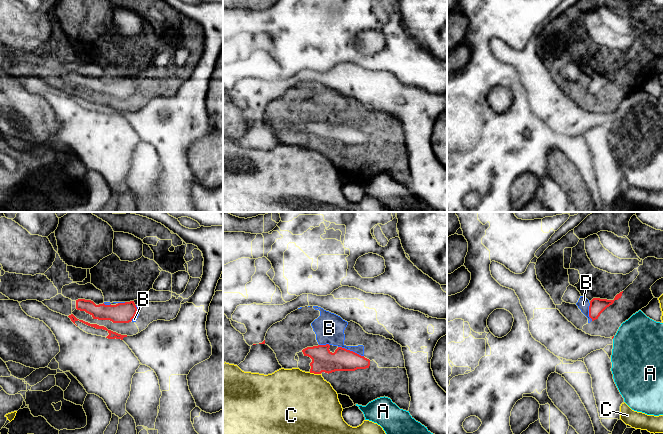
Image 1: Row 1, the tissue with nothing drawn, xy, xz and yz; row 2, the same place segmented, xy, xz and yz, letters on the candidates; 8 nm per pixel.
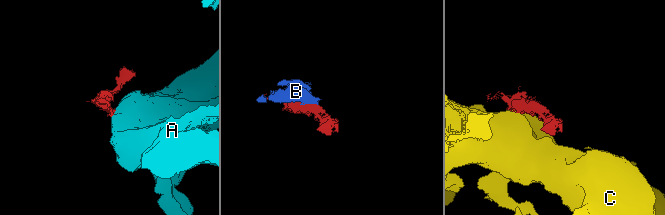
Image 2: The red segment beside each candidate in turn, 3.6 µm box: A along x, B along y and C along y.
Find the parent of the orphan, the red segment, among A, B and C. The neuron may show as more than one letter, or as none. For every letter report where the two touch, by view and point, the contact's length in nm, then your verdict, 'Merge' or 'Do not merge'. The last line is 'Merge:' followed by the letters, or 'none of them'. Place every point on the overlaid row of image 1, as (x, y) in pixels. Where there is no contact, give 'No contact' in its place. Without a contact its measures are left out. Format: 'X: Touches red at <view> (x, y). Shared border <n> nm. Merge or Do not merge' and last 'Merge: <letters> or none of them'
A: Touches red at yz (613, 337). Shared border 30 nm. Do not merge
B: Touches red at xz (351, 351). Shared border 220 nm. Merge
C: Touches red at xz (315, 373). Shared border 100 nm. Do not merge
Merge: B

